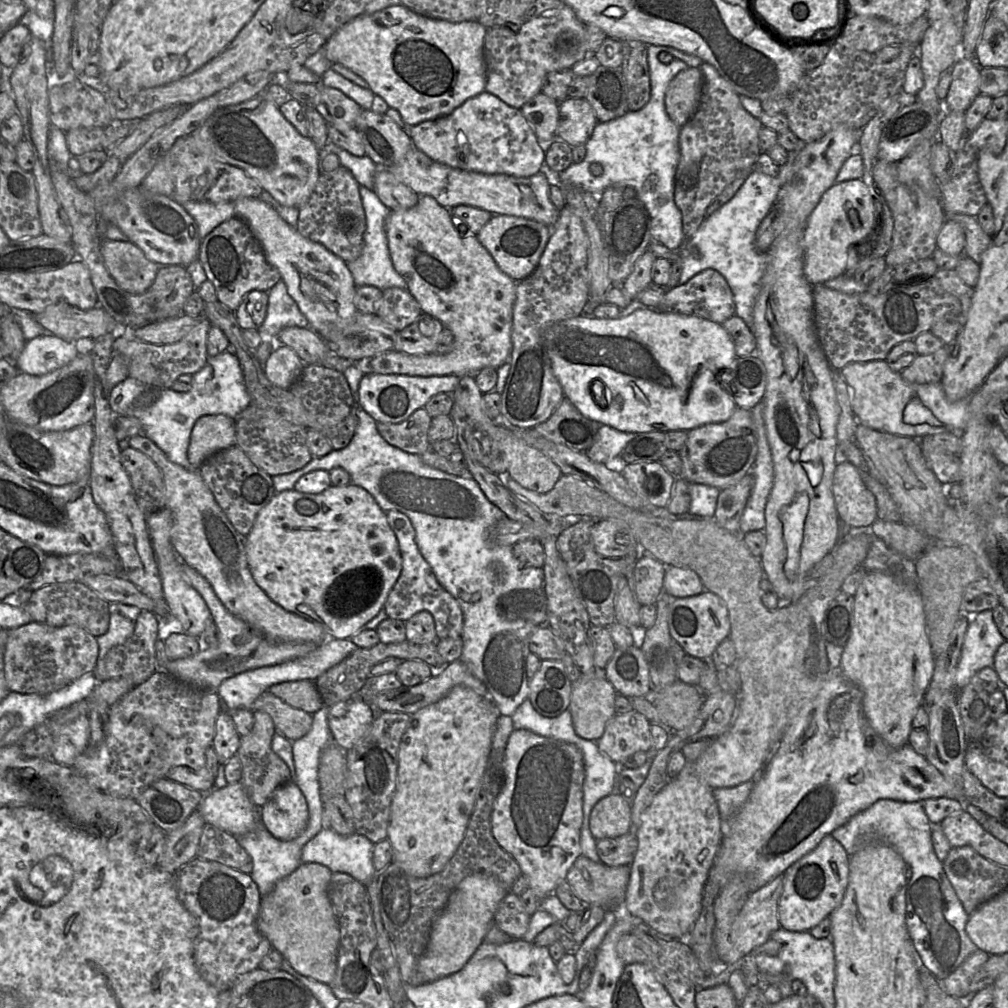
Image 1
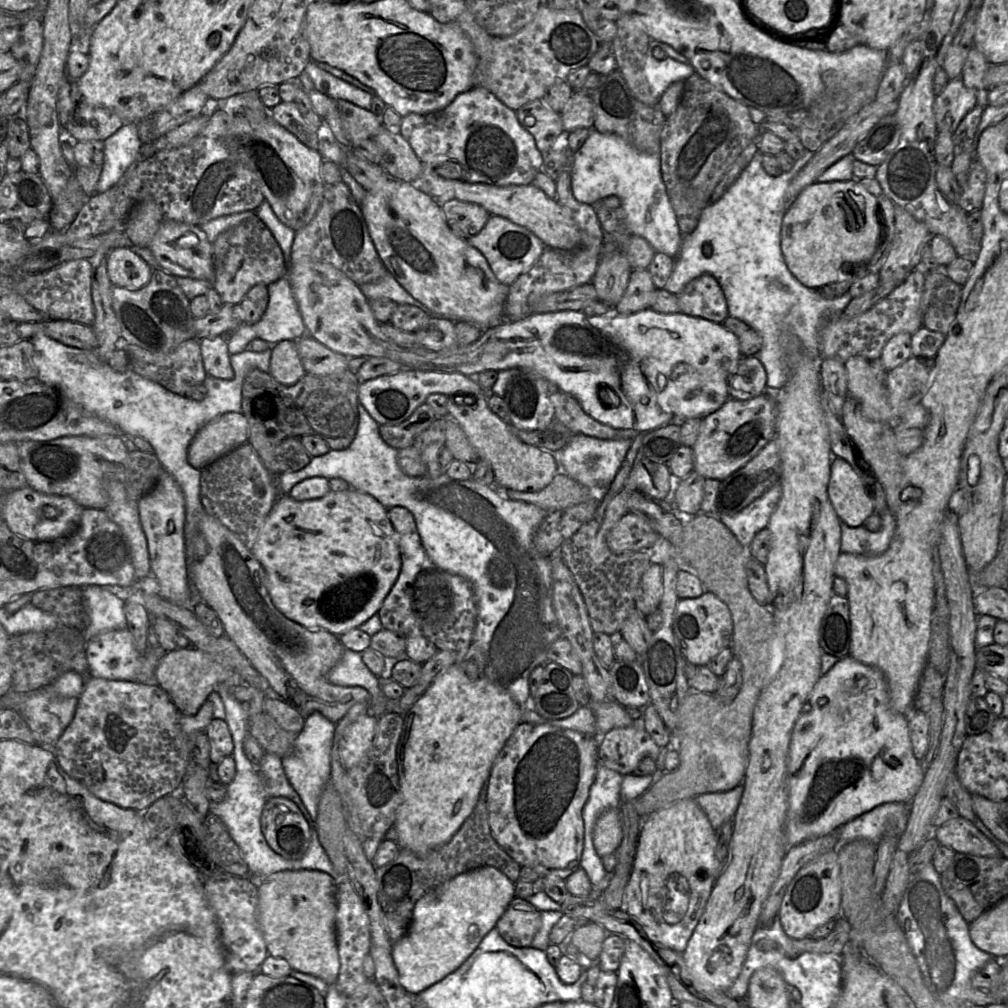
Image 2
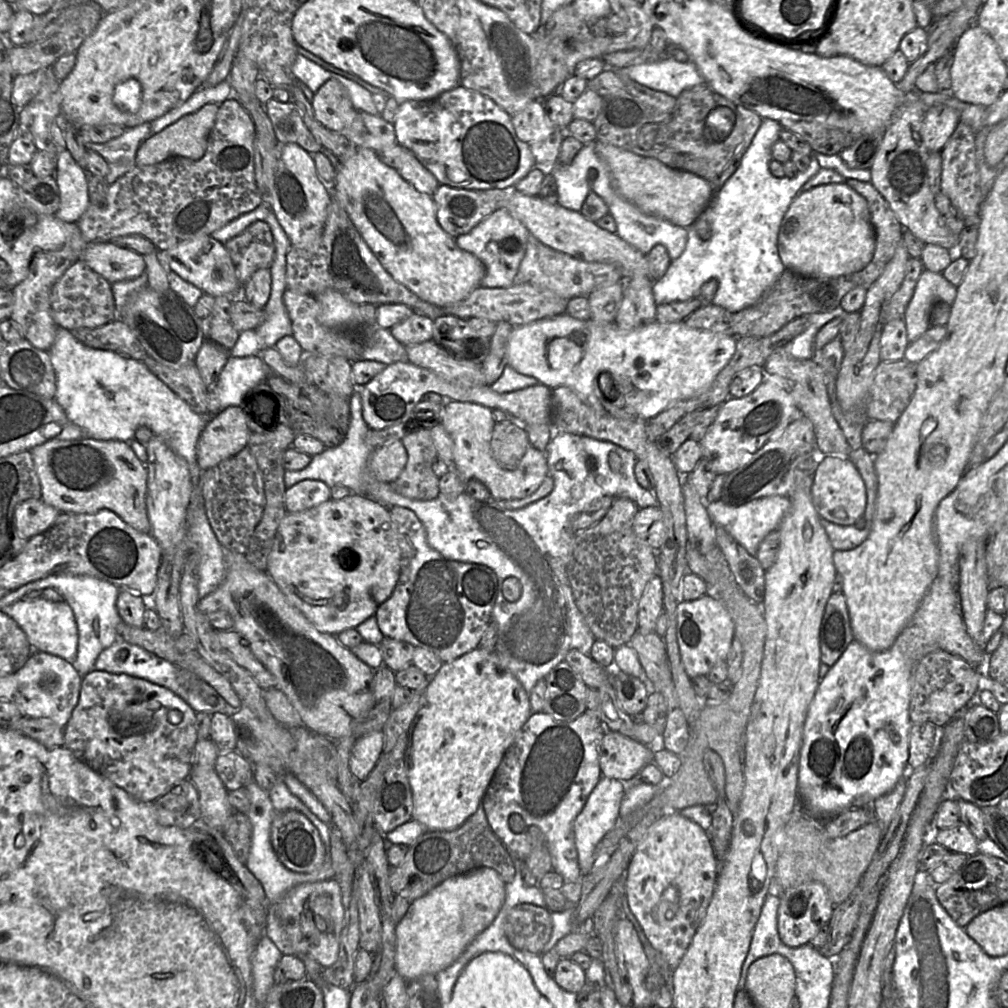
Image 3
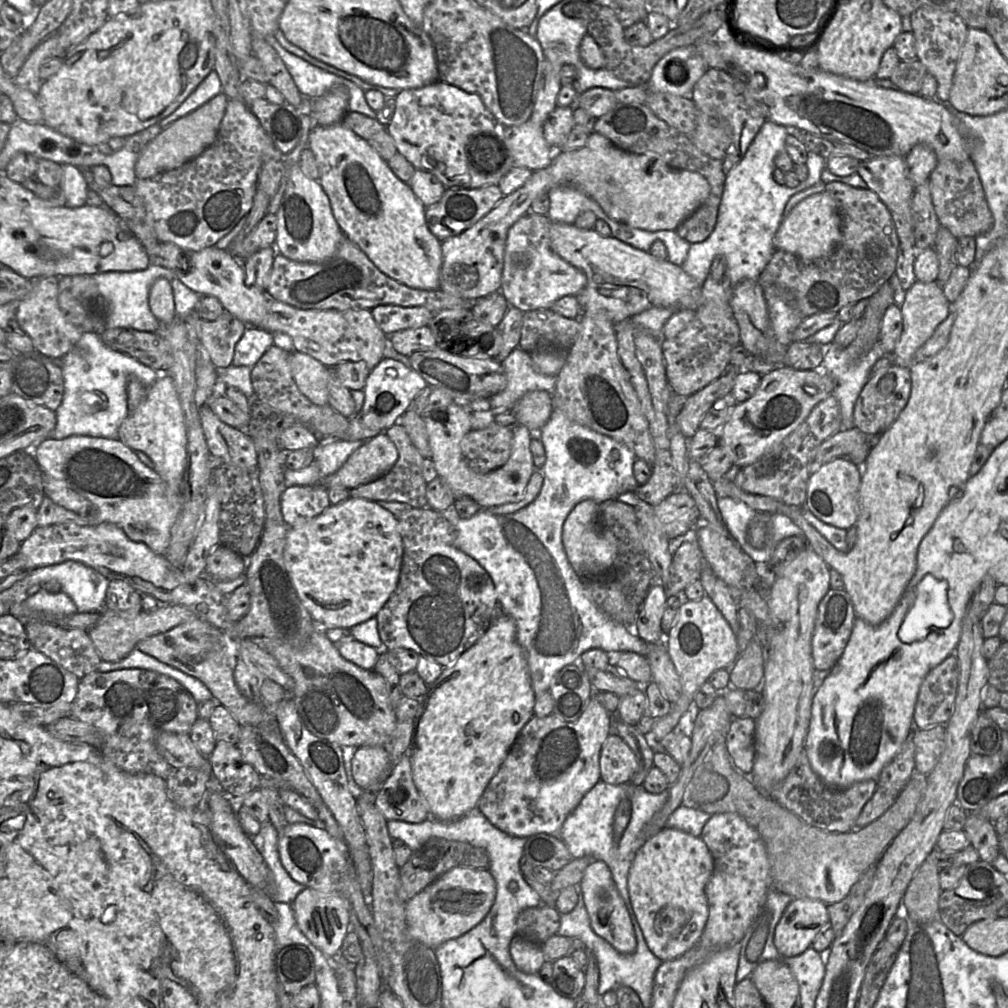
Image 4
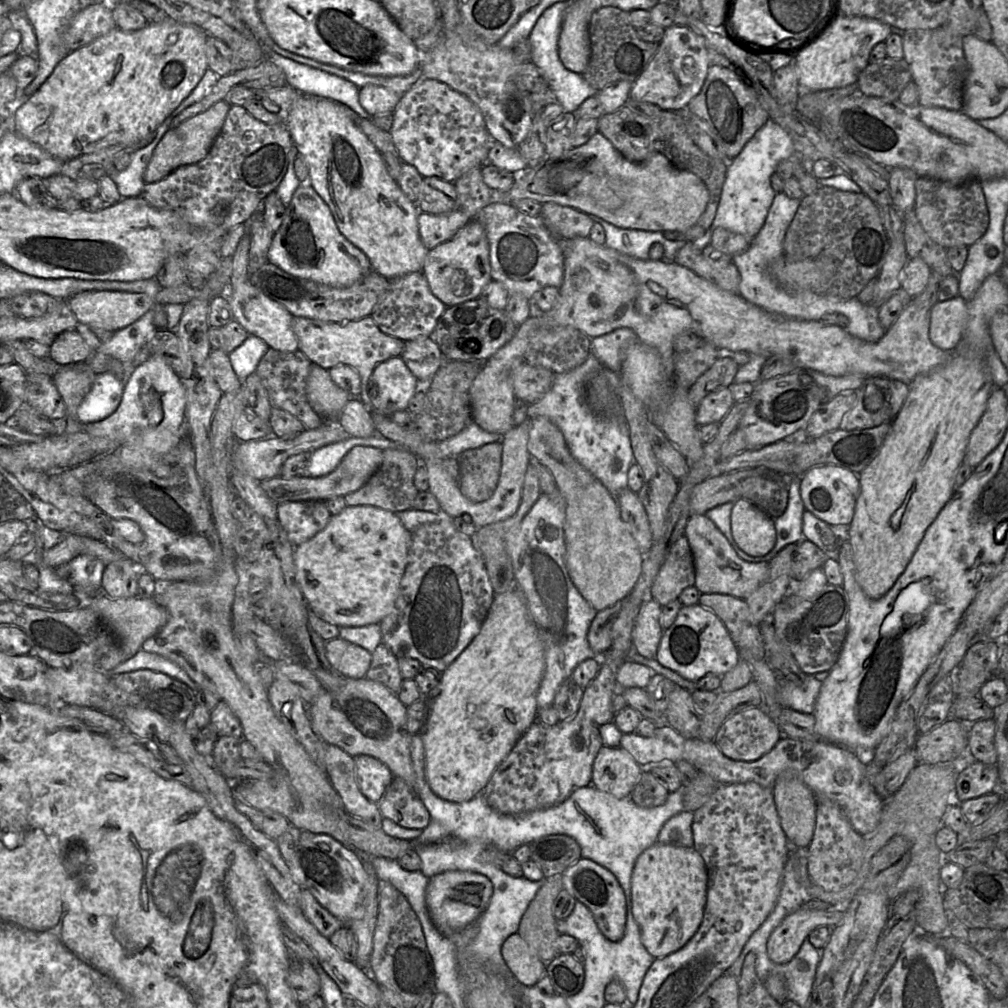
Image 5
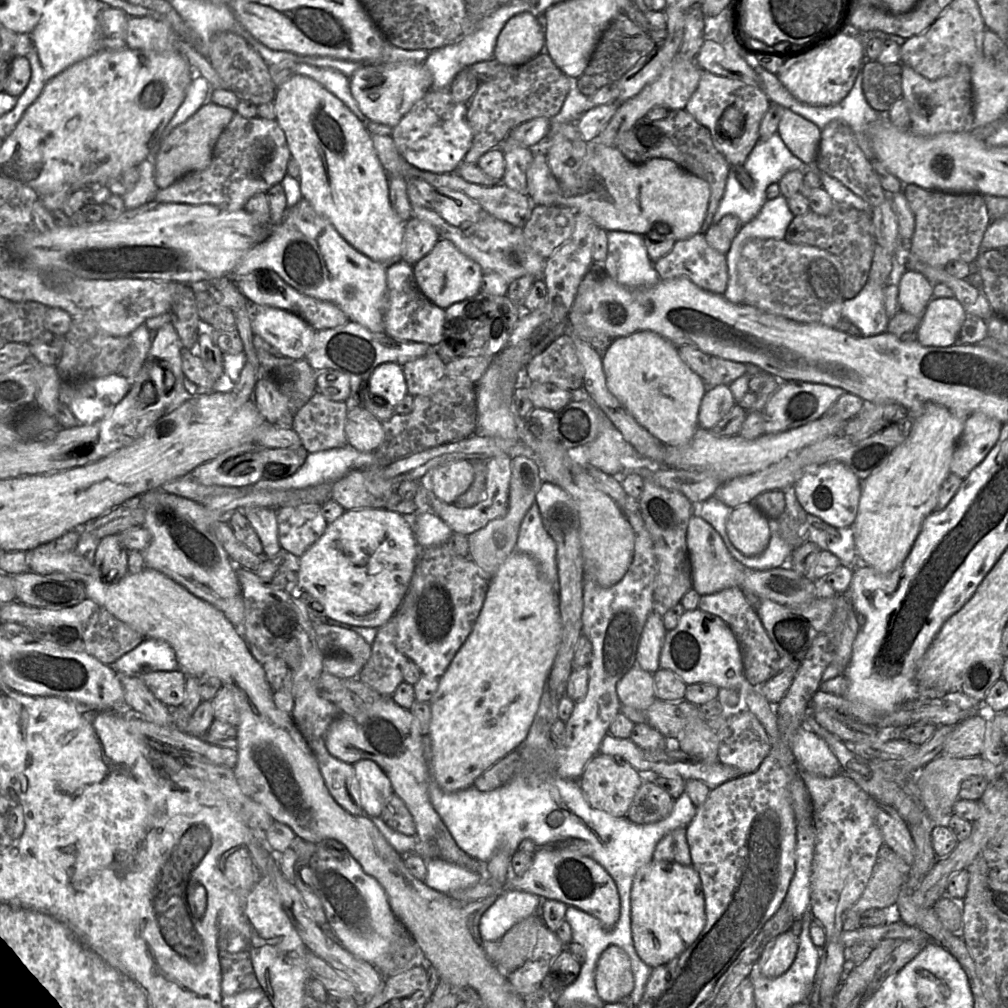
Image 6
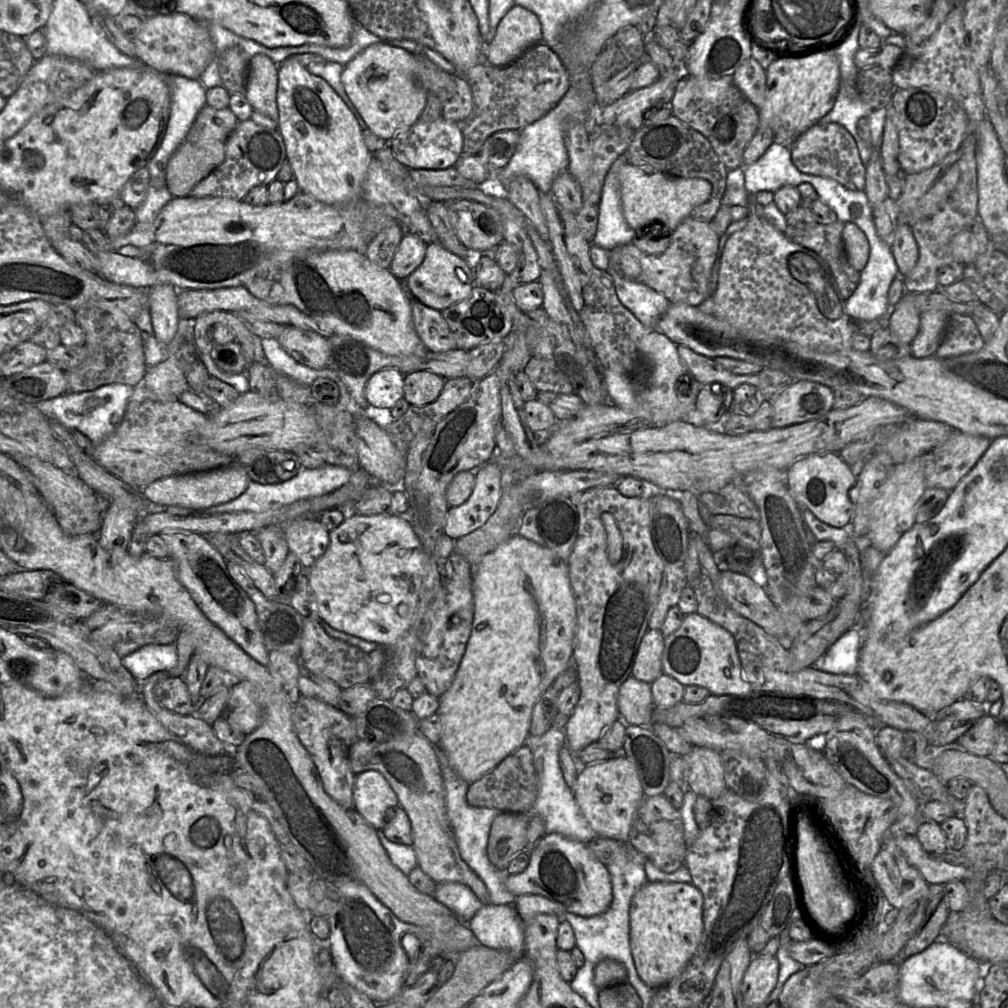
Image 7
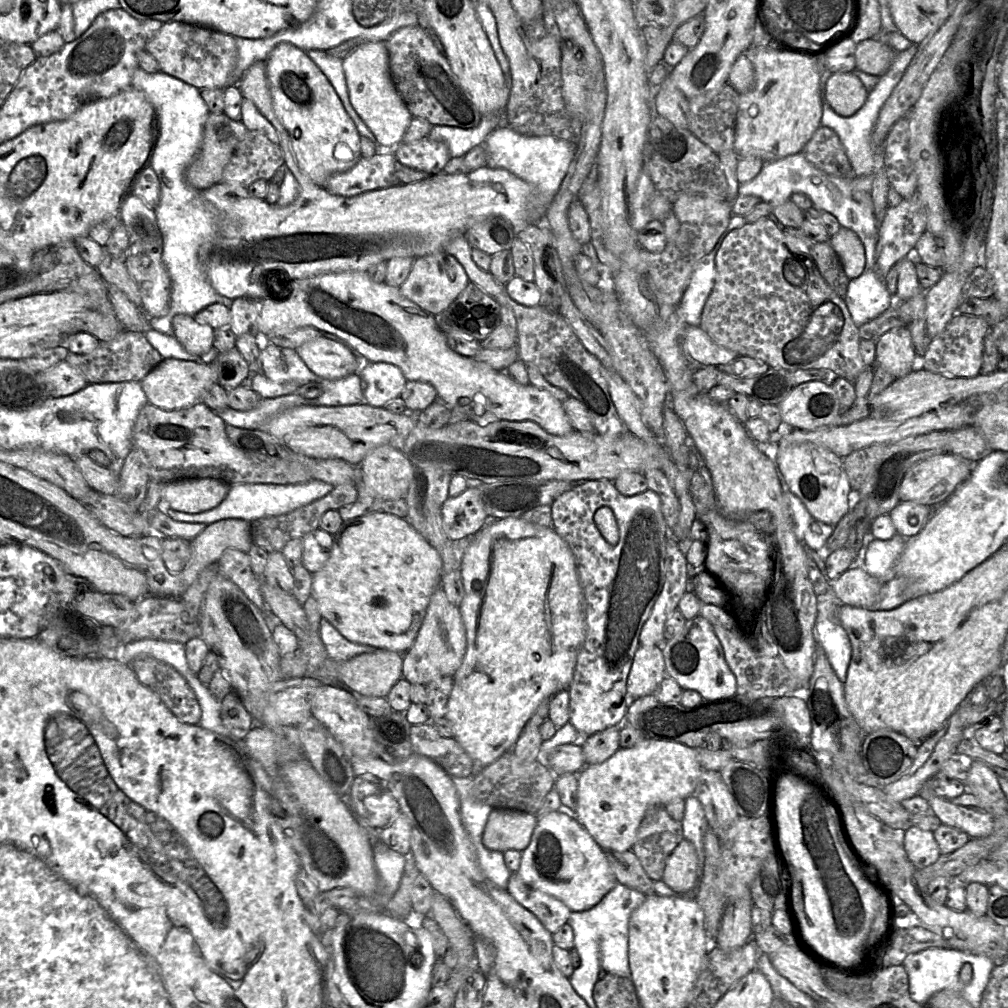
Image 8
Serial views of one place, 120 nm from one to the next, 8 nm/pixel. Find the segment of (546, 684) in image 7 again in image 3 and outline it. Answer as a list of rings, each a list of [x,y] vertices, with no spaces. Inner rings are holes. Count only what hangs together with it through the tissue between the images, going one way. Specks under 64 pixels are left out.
[[[477,647],[451,662],[443,663],[437,673],[427,680],[419,708],[406,732],[404,763],[413,797],[413,819],[419,821],[431,832],[454,831],[462,826],[476,812],[507,749],[532,713],[529,694],[527,694],[520,682],[512,674],[498,666],[498,660],[494,651],[487,651]]]

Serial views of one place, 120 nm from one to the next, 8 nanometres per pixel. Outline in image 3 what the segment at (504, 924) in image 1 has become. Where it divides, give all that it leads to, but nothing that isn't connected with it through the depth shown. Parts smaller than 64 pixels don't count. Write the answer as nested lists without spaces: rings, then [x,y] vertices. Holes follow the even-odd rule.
[[[529,903],[513,907],[504,922],[506,938],[514,948],[540,955],[552,929],[551,912],[547,907]]]

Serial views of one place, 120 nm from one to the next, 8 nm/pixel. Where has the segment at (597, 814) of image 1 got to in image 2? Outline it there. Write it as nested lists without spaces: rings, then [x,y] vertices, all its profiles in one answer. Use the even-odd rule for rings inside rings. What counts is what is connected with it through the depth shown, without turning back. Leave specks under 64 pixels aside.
[[[620,808],[604,811],[596,820],[593,829],[593,845],[601,858],[614,853],[623,836]]]

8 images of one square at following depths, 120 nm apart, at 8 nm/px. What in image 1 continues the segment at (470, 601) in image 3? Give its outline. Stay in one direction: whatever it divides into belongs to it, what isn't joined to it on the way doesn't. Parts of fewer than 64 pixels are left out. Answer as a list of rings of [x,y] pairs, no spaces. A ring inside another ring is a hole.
[[[390,510],[386,512],[386,515],[388,524],[397,539],[402,559],[401,573],[383,607],[387,617],[406,622],[416,613],[427,611],[433,617],[439,640],[448,637],[462,637],[463,615],[461,608],[456,599],[440,585],[432,568],[421,555],[415,542],[415,530],[409,517],[397,510]]]

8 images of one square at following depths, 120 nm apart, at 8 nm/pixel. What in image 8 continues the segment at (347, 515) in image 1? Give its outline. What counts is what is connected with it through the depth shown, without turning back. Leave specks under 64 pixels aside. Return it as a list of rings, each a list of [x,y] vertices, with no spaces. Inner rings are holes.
[[[383,511],[372,512],[358,518],[344,521],[336,534],[331,555],[322,569],[313,574],[312,593],[318,602],[321,616],[331,623],[346,639],[358,644],[371,645],[405,654],[414,644],[424,621],[431,596],[442,585],[443,565],[439,553],[425,537],[413,528],[407,518],[401,518]]]

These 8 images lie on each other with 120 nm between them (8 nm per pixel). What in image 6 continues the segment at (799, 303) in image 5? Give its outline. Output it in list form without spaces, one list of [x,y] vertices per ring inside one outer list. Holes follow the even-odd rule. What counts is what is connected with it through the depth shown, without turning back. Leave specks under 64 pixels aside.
[[[779,195],[767,200],[758,215],[742,225],[725,255],[728,266],[728,284],[724,293],[729,301],[741,303],[744,300],[744,291],[738,283],[737,264],[745,243],[754,238],[784,240],[786,229],[793,217],[786,198]]]

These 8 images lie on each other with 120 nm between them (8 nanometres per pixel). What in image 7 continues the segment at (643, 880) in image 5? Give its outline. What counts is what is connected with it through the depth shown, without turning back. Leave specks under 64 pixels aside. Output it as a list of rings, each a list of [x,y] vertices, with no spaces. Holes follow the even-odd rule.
[[[646,882],[632,899],[629,918],[637,974],[655,990],[674,979],[695,954],[703,932],[703,896],[691,882]]]

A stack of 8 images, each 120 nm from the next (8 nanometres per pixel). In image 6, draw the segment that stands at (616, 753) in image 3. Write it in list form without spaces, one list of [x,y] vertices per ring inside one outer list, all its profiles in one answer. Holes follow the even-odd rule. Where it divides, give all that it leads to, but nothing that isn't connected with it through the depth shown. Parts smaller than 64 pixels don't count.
[[[598,753],[586,765],[578,784],[589,805],[614,817],[626,817],[635,794],[644,780],[628,762]]]

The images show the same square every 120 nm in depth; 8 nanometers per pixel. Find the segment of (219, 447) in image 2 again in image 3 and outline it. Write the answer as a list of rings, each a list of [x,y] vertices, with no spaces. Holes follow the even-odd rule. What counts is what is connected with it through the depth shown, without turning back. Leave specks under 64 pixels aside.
[[[229,406],[212,416],[196,447],[197,463],[206,471],[247,446],[248,426],[241,406]]]

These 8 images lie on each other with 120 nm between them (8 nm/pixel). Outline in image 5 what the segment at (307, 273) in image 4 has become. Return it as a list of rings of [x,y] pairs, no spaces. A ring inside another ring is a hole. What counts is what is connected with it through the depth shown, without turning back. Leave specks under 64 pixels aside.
[[[269,262],[250,273],[248,280],[269,298],[284,306],[293,316],[336,323],[370,316],[391,282],[372,269],[351,286],[334,287],[295,277]]]

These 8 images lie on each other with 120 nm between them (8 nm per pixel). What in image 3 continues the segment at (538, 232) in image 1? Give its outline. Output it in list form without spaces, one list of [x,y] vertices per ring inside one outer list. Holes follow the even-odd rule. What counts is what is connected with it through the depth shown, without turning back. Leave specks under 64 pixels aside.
[[[497,208],[467,234],[456,237],[457,246],[476,256],[485,267],[480,287],[508,288],[515,283],[515,276],[525,255],[530,232],[505,208]]]

